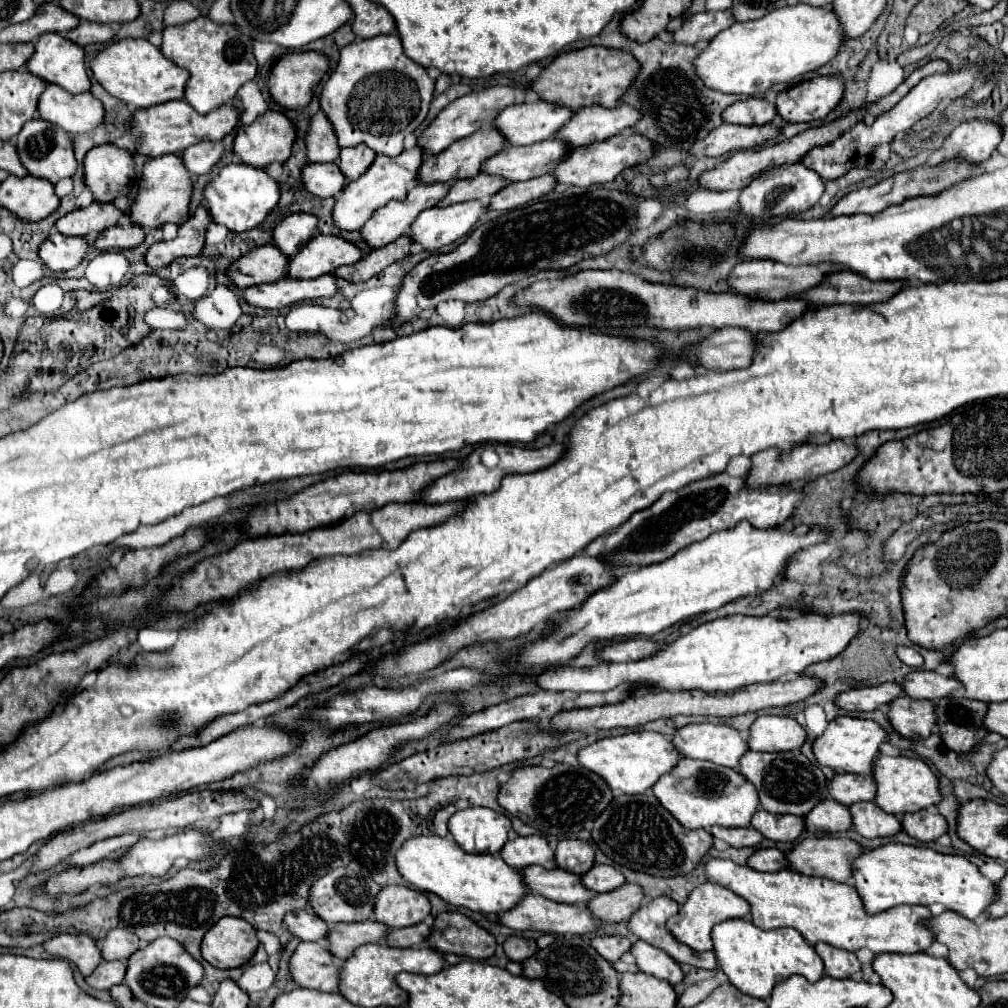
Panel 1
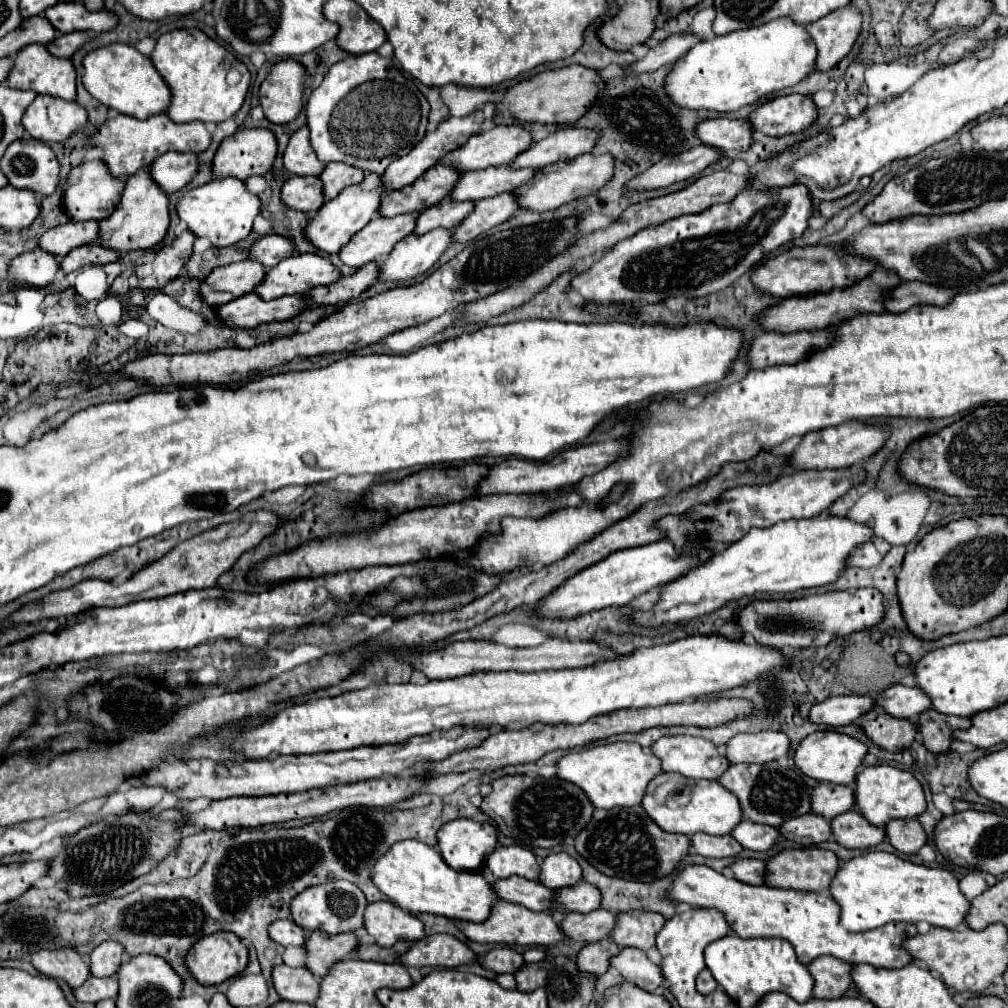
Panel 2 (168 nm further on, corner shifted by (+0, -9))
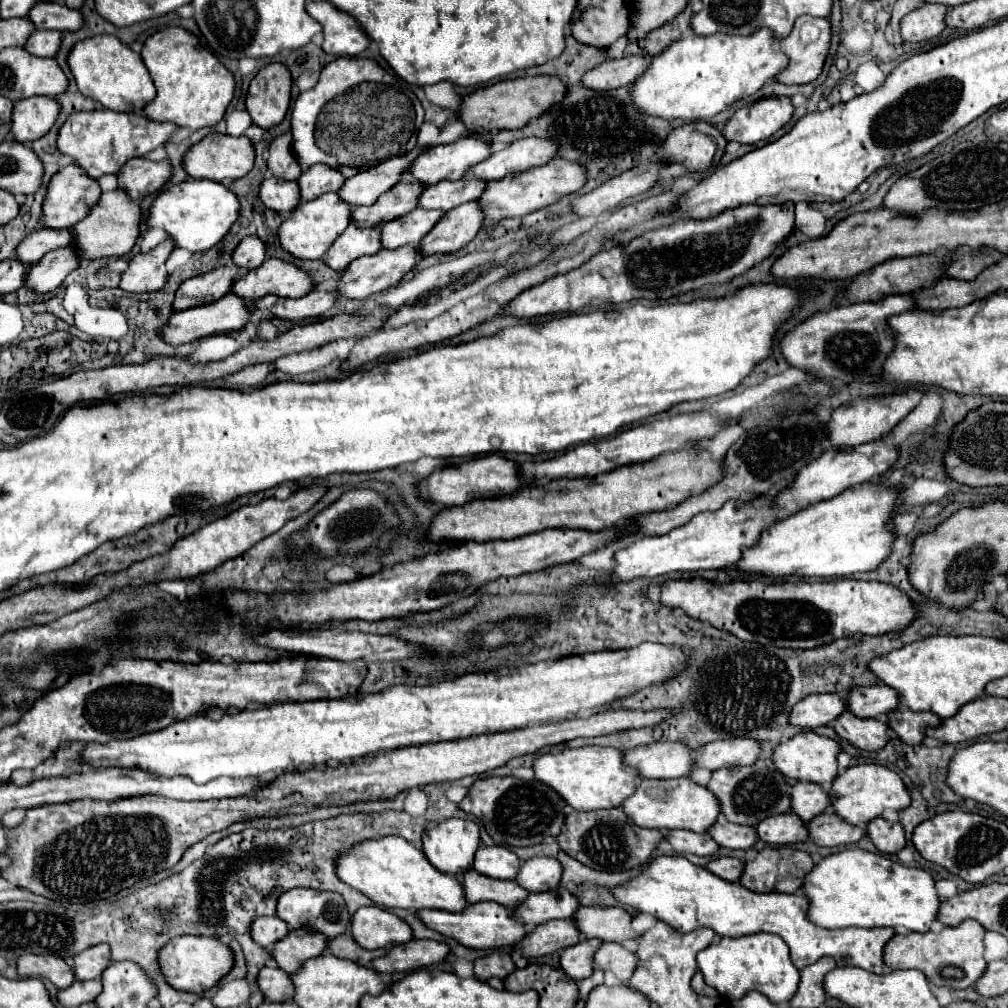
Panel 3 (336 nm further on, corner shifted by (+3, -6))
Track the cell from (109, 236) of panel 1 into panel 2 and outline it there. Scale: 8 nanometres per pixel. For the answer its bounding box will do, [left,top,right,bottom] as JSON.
[61,242,123,272]

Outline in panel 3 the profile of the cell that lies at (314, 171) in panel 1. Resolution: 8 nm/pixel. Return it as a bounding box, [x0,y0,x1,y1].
[258,177,300,213]

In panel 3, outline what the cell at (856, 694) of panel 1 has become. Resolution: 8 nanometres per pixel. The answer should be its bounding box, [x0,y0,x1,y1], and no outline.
[788,695,844,729]

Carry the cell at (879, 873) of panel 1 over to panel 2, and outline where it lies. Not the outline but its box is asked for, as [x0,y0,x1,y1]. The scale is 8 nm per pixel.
[831,852,971,932]

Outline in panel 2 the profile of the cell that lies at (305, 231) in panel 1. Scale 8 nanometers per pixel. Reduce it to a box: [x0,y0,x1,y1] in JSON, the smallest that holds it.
[251,234,295,268]

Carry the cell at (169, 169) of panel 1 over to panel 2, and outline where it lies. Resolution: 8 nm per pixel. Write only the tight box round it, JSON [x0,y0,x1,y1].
[99,168,171,252]

